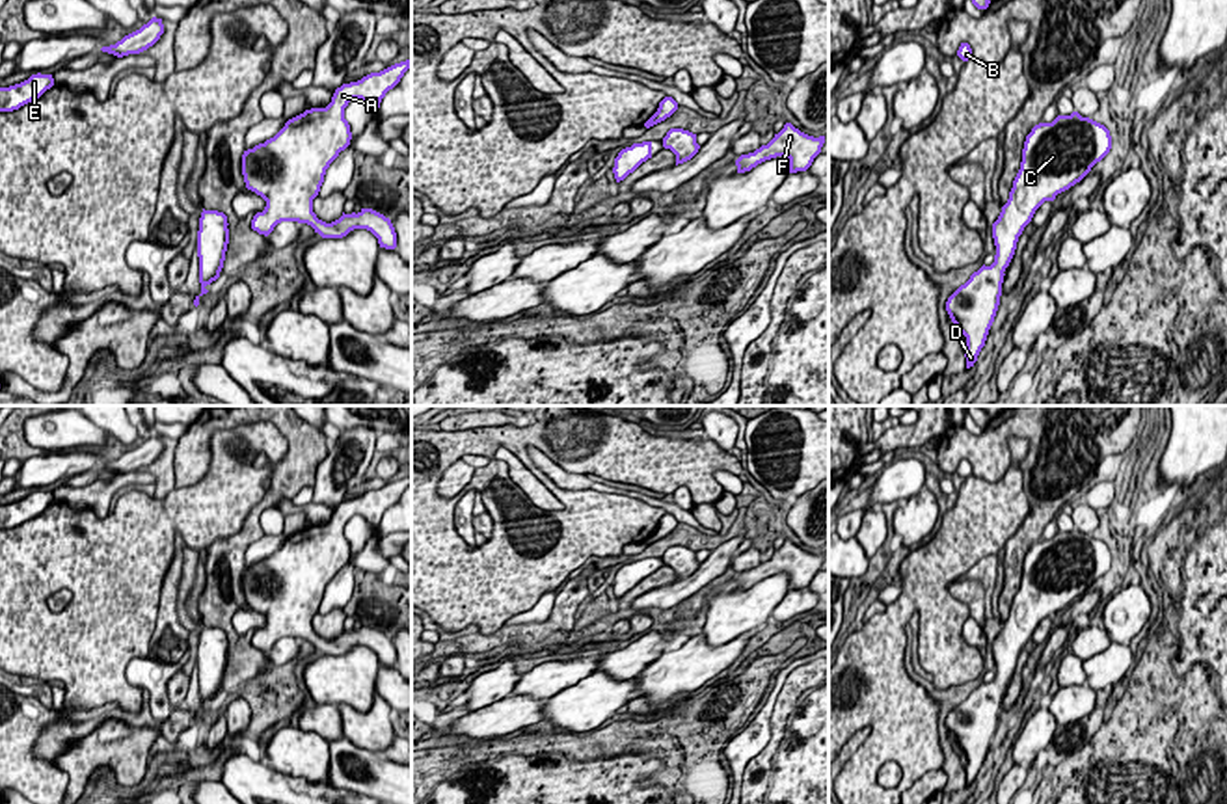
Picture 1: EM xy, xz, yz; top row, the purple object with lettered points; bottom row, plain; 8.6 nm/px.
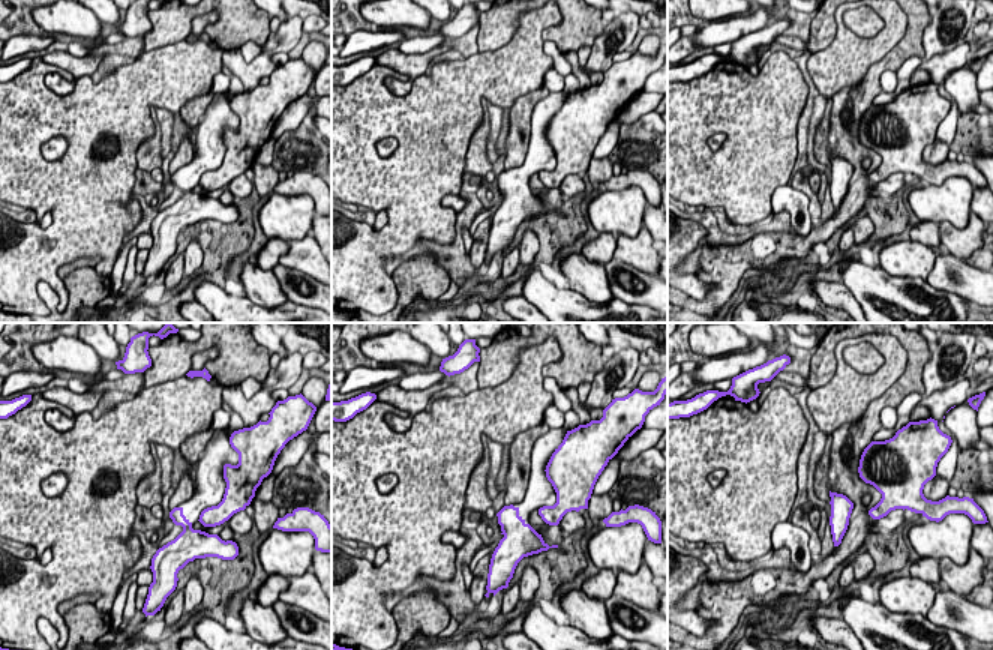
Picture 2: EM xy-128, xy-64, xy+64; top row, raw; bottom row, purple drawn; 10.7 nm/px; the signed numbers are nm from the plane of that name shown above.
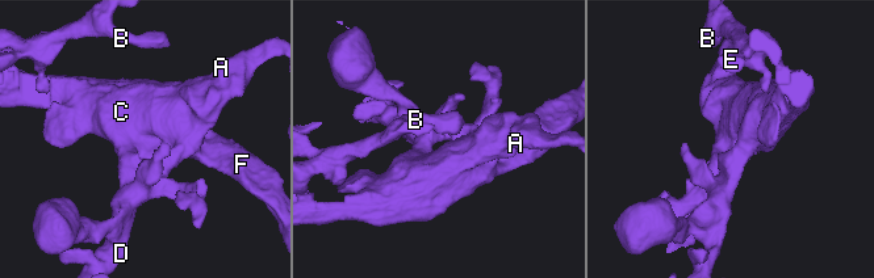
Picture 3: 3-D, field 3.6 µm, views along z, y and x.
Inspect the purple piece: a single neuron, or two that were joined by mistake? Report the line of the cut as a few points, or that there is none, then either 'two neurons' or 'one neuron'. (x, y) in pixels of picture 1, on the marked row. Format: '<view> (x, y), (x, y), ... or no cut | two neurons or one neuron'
no cut | one neuron

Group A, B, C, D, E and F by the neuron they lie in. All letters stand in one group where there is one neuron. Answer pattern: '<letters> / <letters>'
A B C D E F

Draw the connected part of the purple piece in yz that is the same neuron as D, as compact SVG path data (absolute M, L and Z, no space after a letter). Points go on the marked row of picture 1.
M1078 112L1039 123L1026 136L1020 169L992 223L994 262L981 266L946 302L955 329L966 337L966 368L974 367L994 322L1004 272L1018 236L1045 201L1080 182L1112 149L1110 130Z

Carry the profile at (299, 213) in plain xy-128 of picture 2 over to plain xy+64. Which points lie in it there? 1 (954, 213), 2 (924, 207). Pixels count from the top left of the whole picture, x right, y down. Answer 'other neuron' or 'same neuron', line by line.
1: same neuron
2: same neuron

